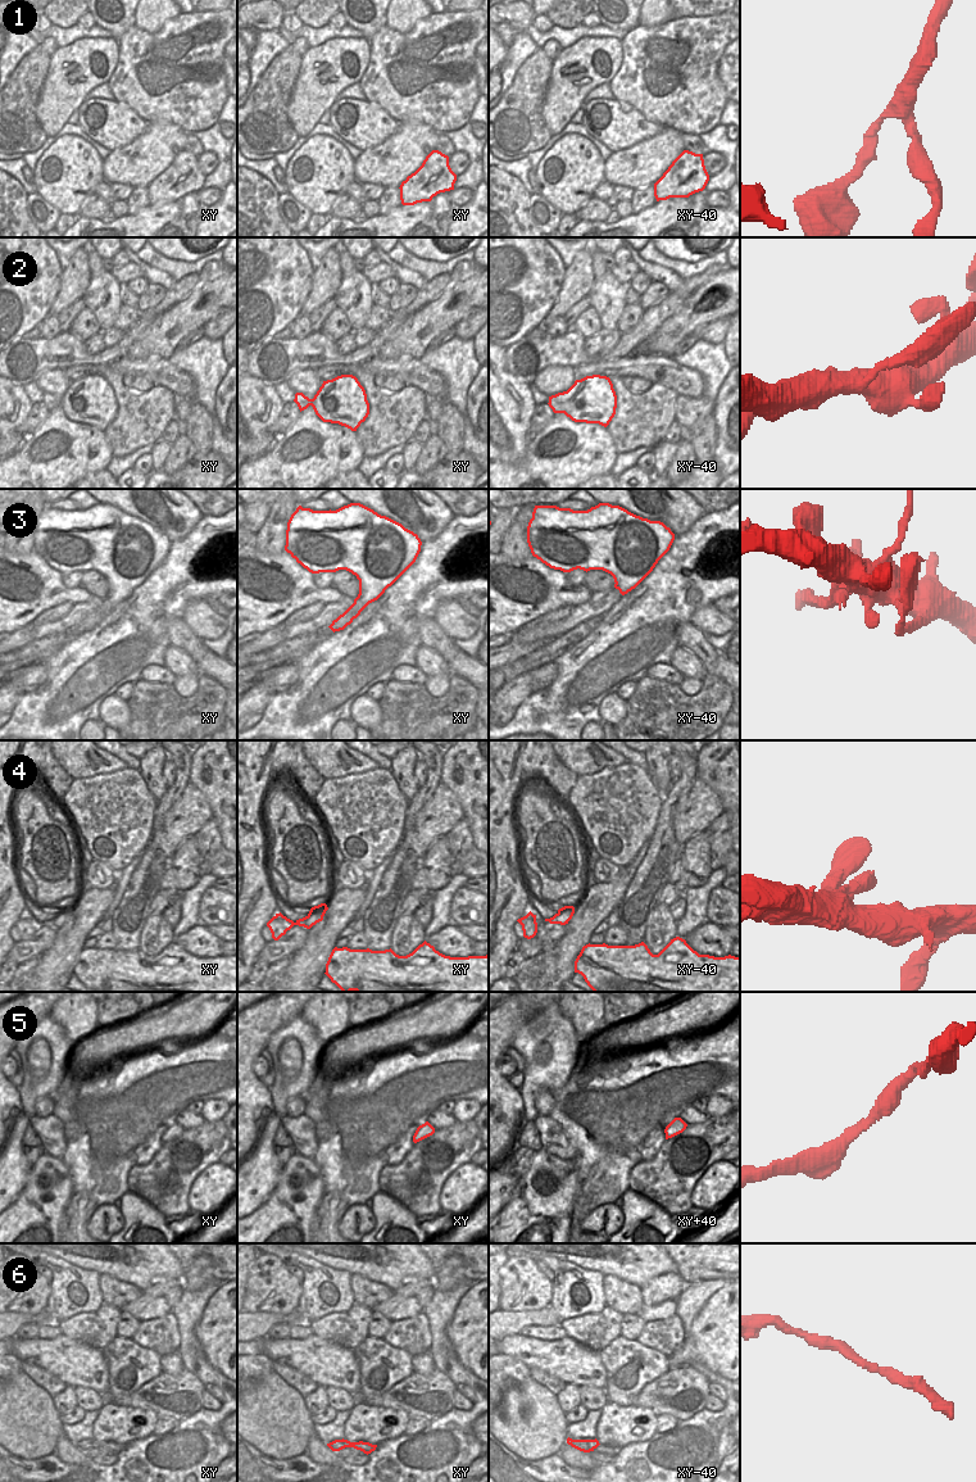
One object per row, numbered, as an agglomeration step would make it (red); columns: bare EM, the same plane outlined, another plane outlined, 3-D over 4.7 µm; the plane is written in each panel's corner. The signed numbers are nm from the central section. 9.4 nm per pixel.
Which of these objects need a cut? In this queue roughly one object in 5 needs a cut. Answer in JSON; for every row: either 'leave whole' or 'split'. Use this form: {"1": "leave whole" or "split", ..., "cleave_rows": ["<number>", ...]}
{"1": "leave whole", "2": "leave whole", "3": "leave whole", "4": "leave whole", "5": "leave whole", "6": "leave whole", "cleave_rows": []}

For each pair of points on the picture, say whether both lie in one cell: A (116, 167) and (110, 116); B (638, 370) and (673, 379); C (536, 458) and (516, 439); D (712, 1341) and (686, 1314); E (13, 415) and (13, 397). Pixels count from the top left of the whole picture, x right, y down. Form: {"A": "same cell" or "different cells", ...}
{"A": "different cells", "B": "same cell", "C": "different cells", "D": "different cells", "E": "same cell"}

